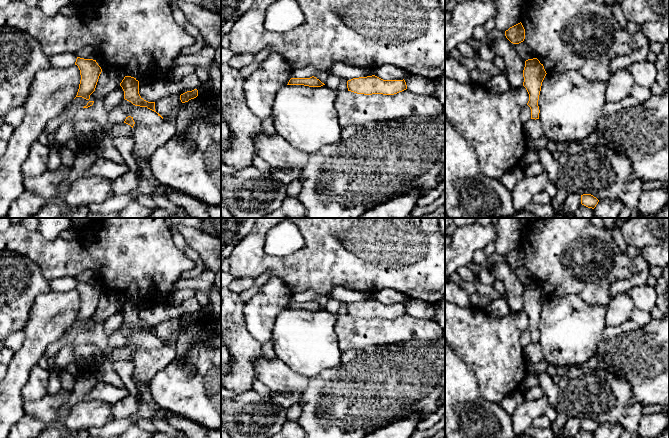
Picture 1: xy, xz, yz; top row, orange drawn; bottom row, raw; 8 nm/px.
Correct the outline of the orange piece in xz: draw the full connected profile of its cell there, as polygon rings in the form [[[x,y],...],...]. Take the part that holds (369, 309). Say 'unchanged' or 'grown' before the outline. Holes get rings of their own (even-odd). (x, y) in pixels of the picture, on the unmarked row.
unchanged; [[[375,299],[353,302],[347,305],[348,315],[372,319],[394,319],[407,313],[405,304],[383,304]]]

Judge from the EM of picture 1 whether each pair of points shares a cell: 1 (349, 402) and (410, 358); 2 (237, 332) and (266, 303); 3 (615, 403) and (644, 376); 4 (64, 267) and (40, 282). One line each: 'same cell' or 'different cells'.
1: same cell
2: different cells
3: different cells
4: different cells

